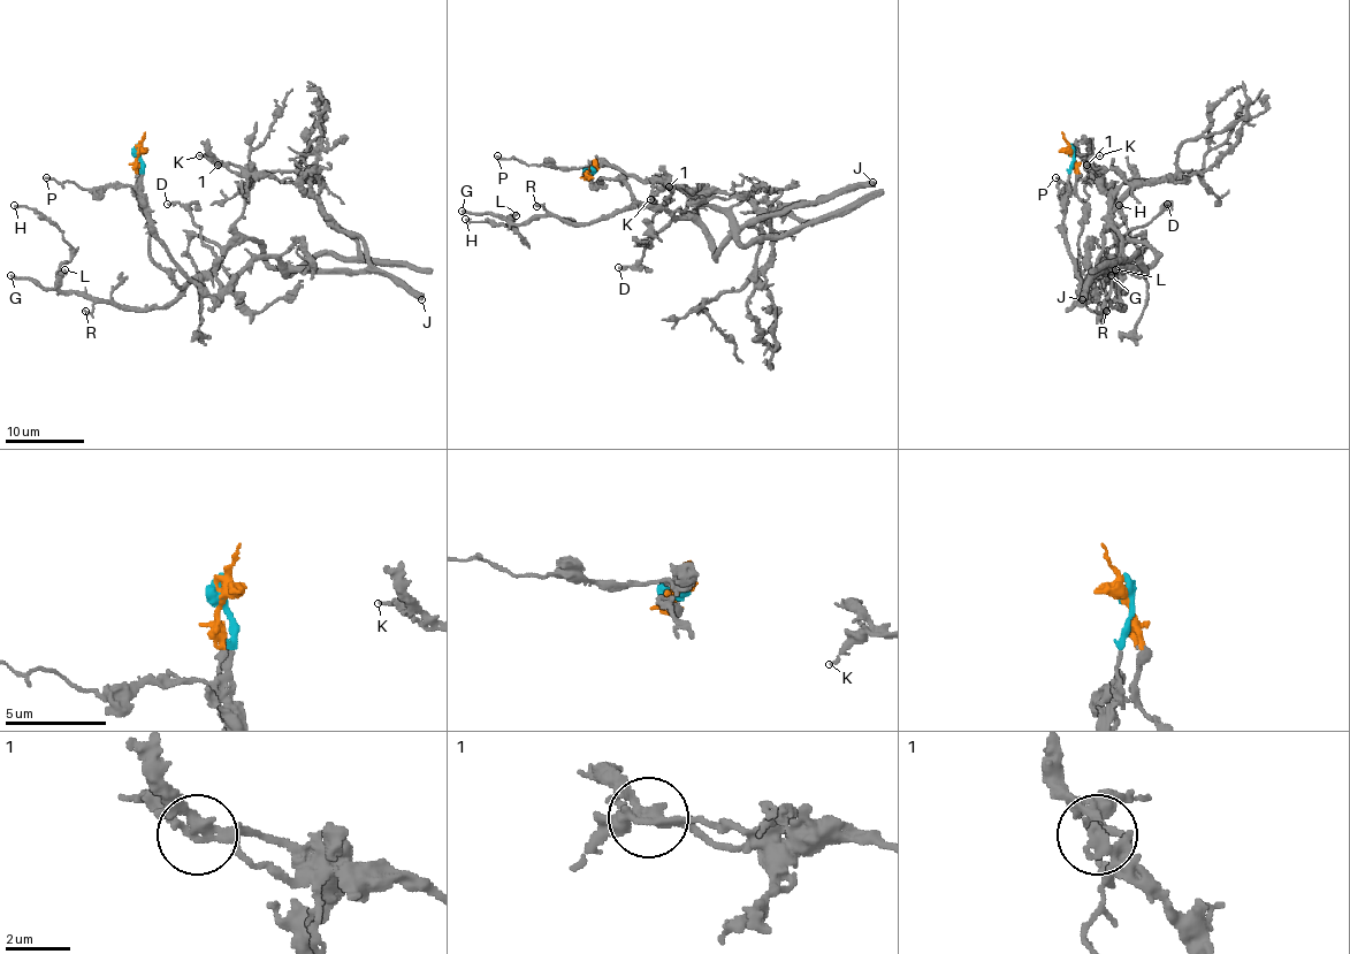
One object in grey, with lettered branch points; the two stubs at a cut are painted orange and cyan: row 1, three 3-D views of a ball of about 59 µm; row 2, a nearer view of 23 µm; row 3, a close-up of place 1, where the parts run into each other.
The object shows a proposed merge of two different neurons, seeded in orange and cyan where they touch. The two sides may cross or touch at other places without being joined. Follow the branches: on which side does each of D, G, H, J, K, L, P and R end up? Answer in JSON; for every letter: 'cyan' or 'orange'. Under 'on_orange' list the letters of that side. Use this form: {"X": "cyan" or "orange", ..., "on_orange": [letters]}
{"D": "cyan", "G": "orange", "H": "orange", "J": "orange", "K": "orange", "L": "orange", "P": "cyan", "R": "orange", "on_orange": ["G", "H", "J", "K", "L", "R"]}

